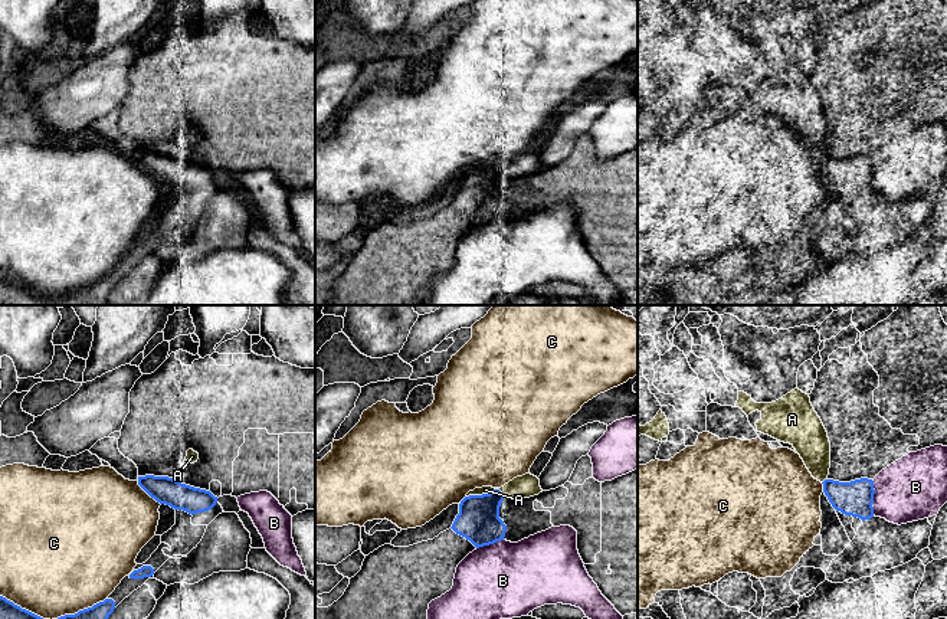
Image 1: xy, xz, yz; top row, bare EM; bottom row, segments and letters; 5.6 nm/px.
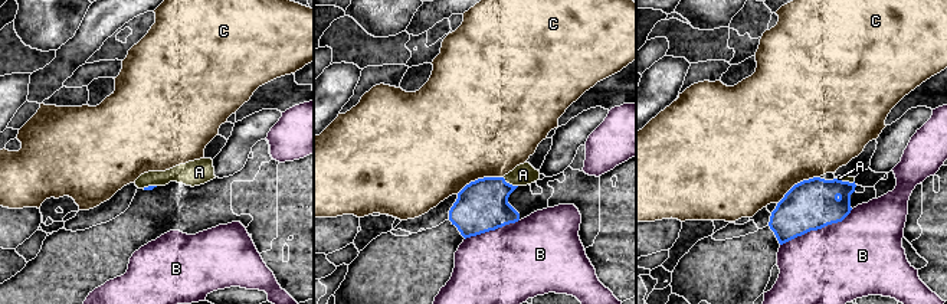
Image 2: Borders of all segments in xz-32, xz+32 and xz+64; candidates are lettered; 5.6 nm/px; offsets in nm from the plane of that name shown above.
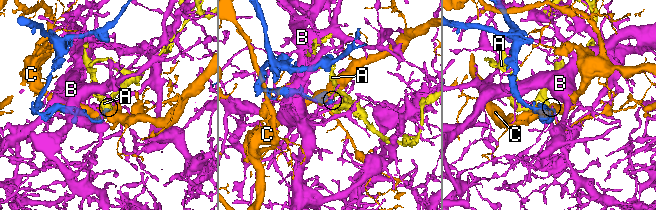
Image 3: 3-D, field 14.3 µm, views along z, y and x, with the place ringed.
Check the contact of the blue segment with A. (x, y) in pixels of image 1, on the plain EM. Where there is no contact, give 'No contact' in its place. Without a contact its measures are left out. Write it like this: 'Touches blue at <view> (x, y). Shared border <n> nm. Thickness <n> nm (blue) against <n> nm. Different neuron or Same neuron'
Touches blue at xz (479, 173). Shared border 170 nm. Thickness 240 nm (blue) against 50 nm. Different neuron

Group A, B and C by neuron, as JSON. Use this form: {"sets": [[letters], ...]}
{"sets": [["A"], ["B"], ["C"]]}

